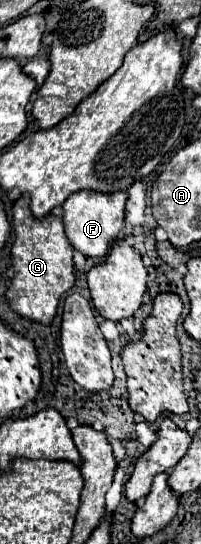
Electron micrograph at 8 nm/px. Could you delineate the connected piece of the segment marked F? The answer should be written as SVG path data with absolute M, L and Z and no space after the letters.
M77 191L77 195L71 195L65 203L65 233L75 249L79 249L89 259L103 259L109 251L109 245L113 239L121 233L125 225L125 203L127 203L127 191L113 191L109 195L101 191Z

